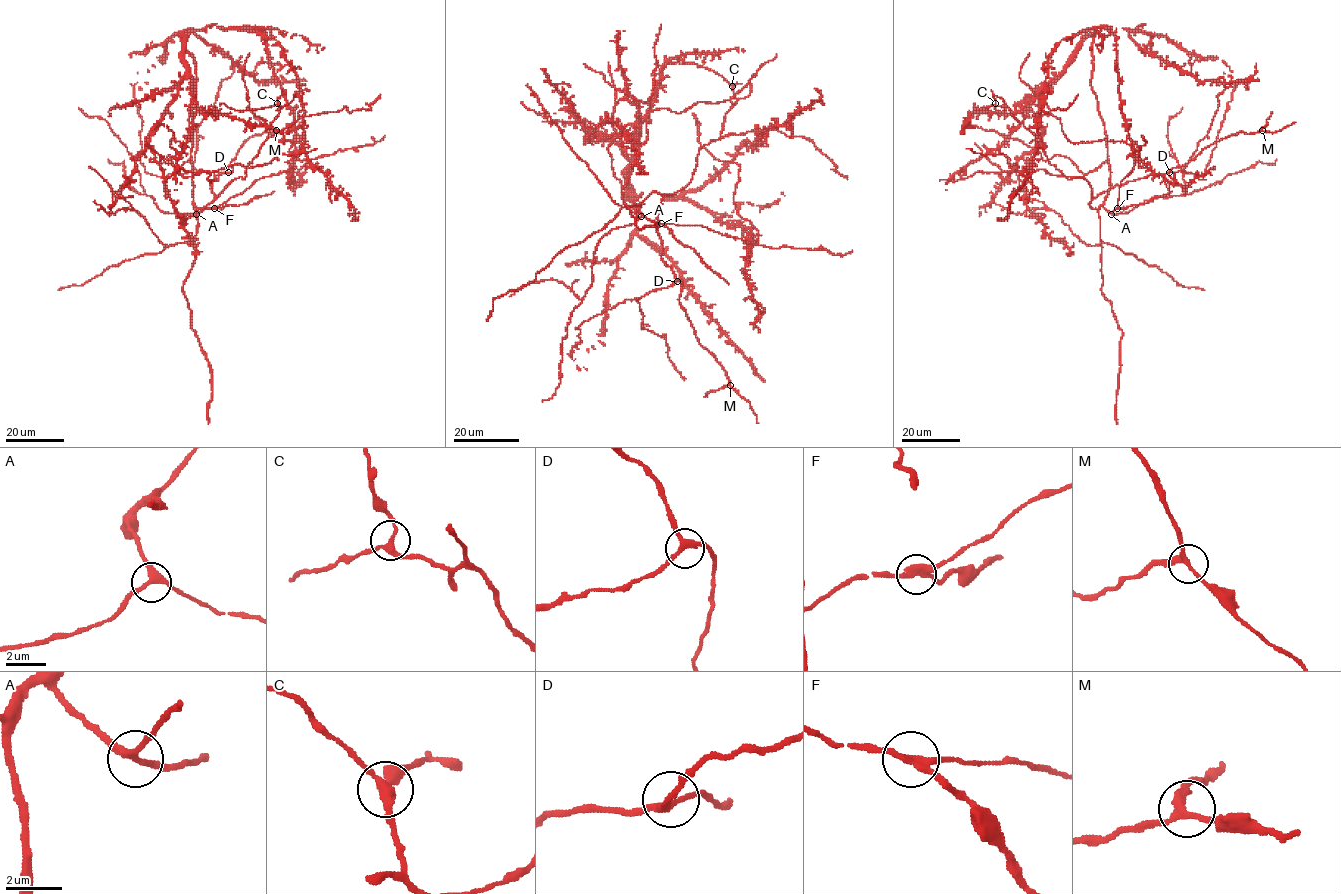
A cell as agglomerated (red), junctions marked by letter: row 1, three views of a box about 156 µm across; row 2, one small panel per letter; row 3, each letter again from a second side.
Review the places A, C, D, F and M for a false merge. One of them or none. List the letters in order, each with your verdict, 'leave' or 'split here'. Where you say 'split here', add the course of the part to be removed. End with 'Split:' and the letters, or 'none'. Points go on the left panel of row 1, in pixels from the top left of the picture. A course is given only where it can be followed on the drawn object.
A: leave
C: leave
D: leave
F: split here | (214, 208), (243, 205), (274, 191)
M: leave
Split: F

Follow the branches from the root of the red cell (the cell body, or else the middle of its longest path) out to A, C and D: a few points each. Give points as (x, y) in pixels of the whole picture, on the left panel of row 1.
A: (215, 175), (210, 183), (215, 198), (202, 208), (194, 205), (196, 214)
C: (215, 175), (210, 188), (216, 198), (233, 180), (244, 179), (247, 165), (280, 110), (277, 103)
D: (215, 175), (228, 172)

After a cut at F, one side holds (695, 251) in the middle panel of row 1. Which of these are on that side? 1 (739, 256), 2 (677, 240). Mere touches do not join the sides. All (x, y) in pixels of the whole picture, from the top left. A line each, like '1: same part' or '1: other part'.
1: other part
2: same part

